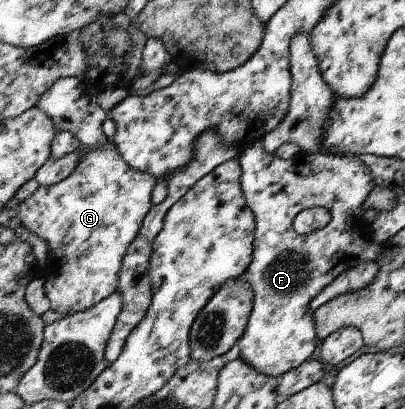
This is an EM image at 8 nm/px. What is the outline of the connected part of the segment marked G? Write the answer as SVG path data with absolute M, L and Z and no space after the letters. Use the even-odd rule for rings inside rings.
M112 139L95 150L83 148L81 151L82 159L69 177L58 184L39 186L18 207L19 221L50 244L49 264L44 273L44 290L50 301L49 314L55 317L73 316L74 313L93 308L117 291L124 255L134 243L141 224L151 209L151 193L158 182L158 178L150 173L129 165Z

